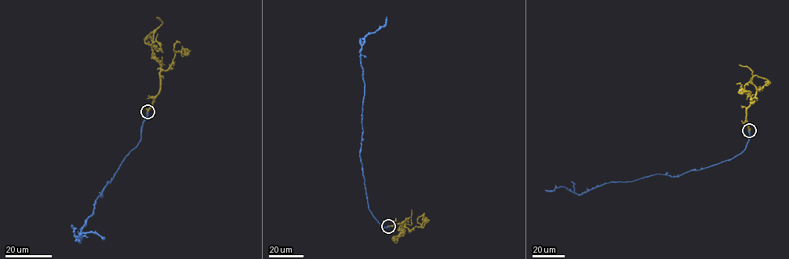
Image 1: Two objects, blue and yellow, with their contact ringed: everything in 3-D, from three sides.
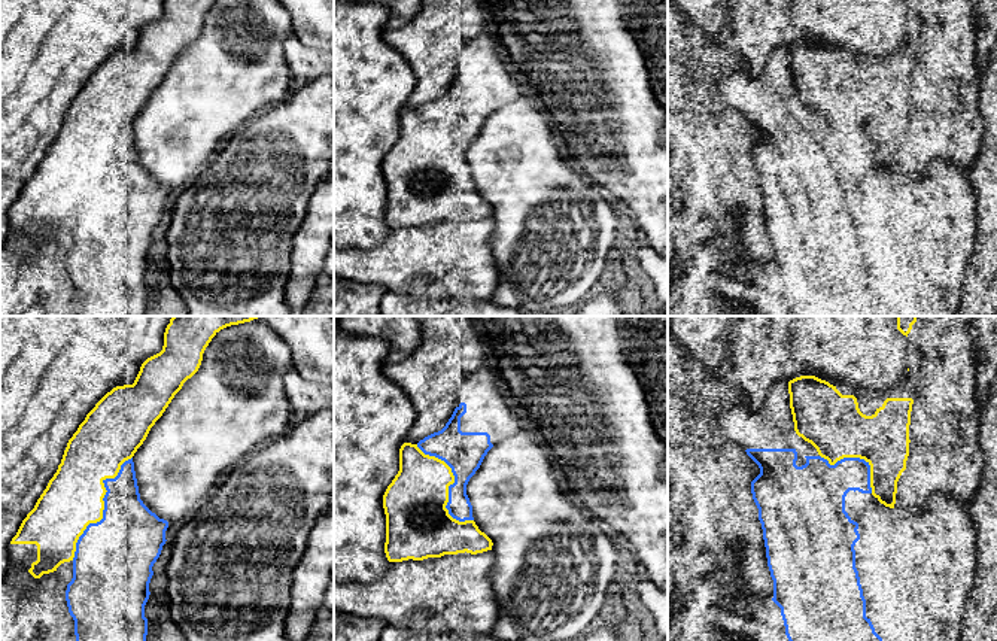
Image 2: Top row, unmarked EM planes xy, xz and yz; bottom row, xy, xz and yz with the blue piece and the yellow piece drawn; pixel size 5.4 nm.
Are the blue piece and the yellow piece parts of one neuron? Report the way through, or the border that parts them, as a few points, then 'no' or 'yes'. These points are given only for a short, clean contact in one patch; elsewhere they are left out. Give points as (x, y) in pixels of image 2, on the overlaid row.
no

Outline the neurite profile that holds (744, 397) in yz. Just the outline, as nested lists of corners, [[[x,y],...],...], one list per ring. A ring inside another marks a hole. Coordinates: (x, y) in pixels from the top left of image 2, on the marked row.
[[[738,316],[729,338],[726,377],[742,405],[757,411],[769,391],[800,376],[815,376],[833,386],[846,386],[861,395],[893,389],[908,379],[908,352],[915,347],[897,329],[897,316]]]

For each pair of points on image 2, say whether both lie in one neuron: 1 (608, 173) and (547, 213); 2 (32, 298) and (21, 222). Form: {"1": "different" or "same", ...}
{"1": "different", "2": "different"}

